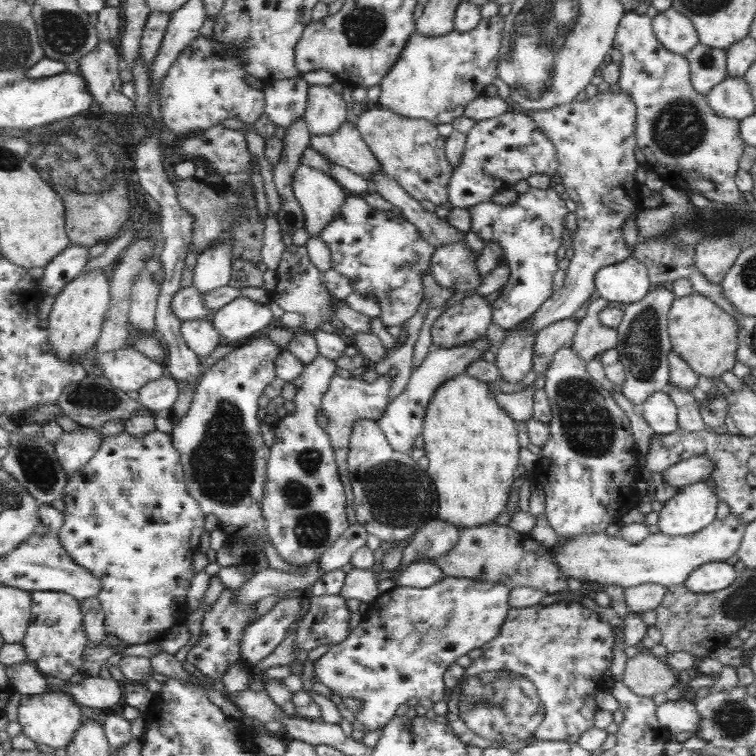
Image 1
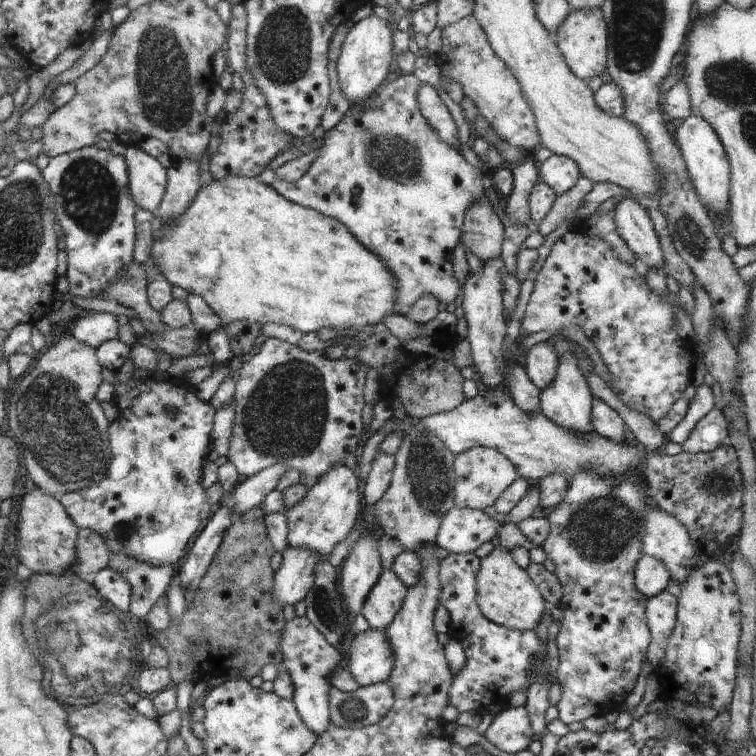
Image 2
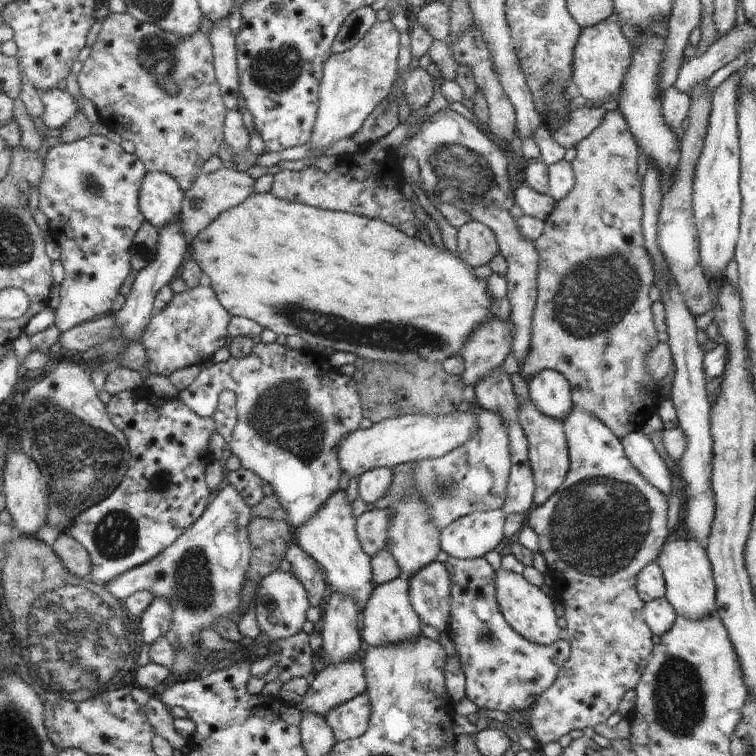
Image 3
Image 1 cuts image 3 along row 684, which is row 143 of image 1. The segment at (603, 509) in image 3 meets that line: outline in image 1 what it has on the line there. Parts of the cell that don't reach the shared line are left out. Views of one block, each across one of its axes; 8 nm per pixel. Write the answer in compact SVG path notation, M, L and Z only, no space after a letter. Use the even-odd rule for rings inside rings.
M607 90L597 91L594 96L582 102L573 100L547 110L527 112L528 117L535 123L535 127L541 130L543 136L547 137L549 143L555 147L558 163L556 173L565 188L564 193L575 203L576 210L573 213L576 218L576 228L571 245L573 254L569 260L569 266L564 271L564 283L556 293L552 293L532 315L525 319L525 323L519 324L520 329L526 333L535 334L548 324L561 319L574 318L581 313L584 304L587 303L587 298L594 291L595 273L602 267L619 263L630 256L630 250L625 246L622 237L622 224L632 210L641 208L643 200L640 184L634 178L634 171L639 166L634 156L634 150L637 148L635 133L633 133L635 111L634 104L624 92Z

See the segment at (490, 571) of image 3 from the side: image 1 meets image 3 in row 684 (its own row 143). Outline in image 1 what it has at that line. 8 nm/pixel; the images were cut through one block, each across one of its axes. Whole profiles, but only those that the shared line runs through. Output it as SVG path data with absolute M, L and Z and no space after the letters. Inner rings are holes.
M510 107L508 112L495 118L477 121L467 132L461 164L449 183L449 199L453 208L467 209L485 205L501 190L513 188L518 180L531 174L551 177L557 171L555 147L528 117L527 112Z

